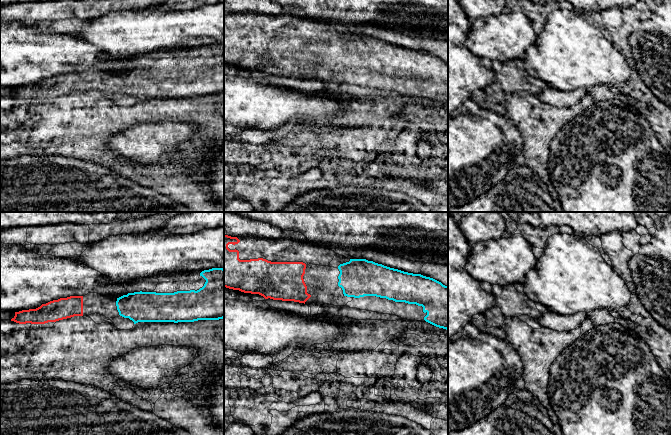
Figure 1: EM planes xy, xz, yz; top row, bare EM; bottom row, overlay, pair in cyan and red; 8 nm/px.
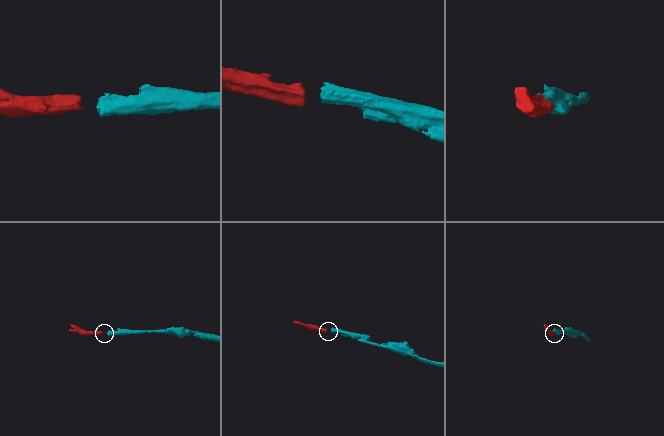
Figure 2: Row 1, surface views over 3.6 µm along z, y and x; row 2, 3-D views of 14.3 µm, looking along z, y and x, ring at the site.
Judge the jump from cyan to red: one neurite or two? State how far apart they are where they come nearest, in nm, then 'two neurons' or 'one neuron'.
240 nm | one neuron

